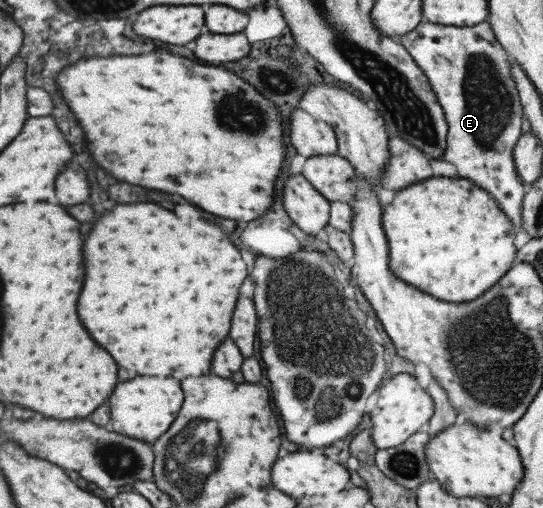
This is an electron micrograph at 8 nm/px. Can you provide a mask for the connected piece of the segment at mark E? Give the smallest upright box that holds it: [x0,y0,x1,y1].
[397,20,527,229]

